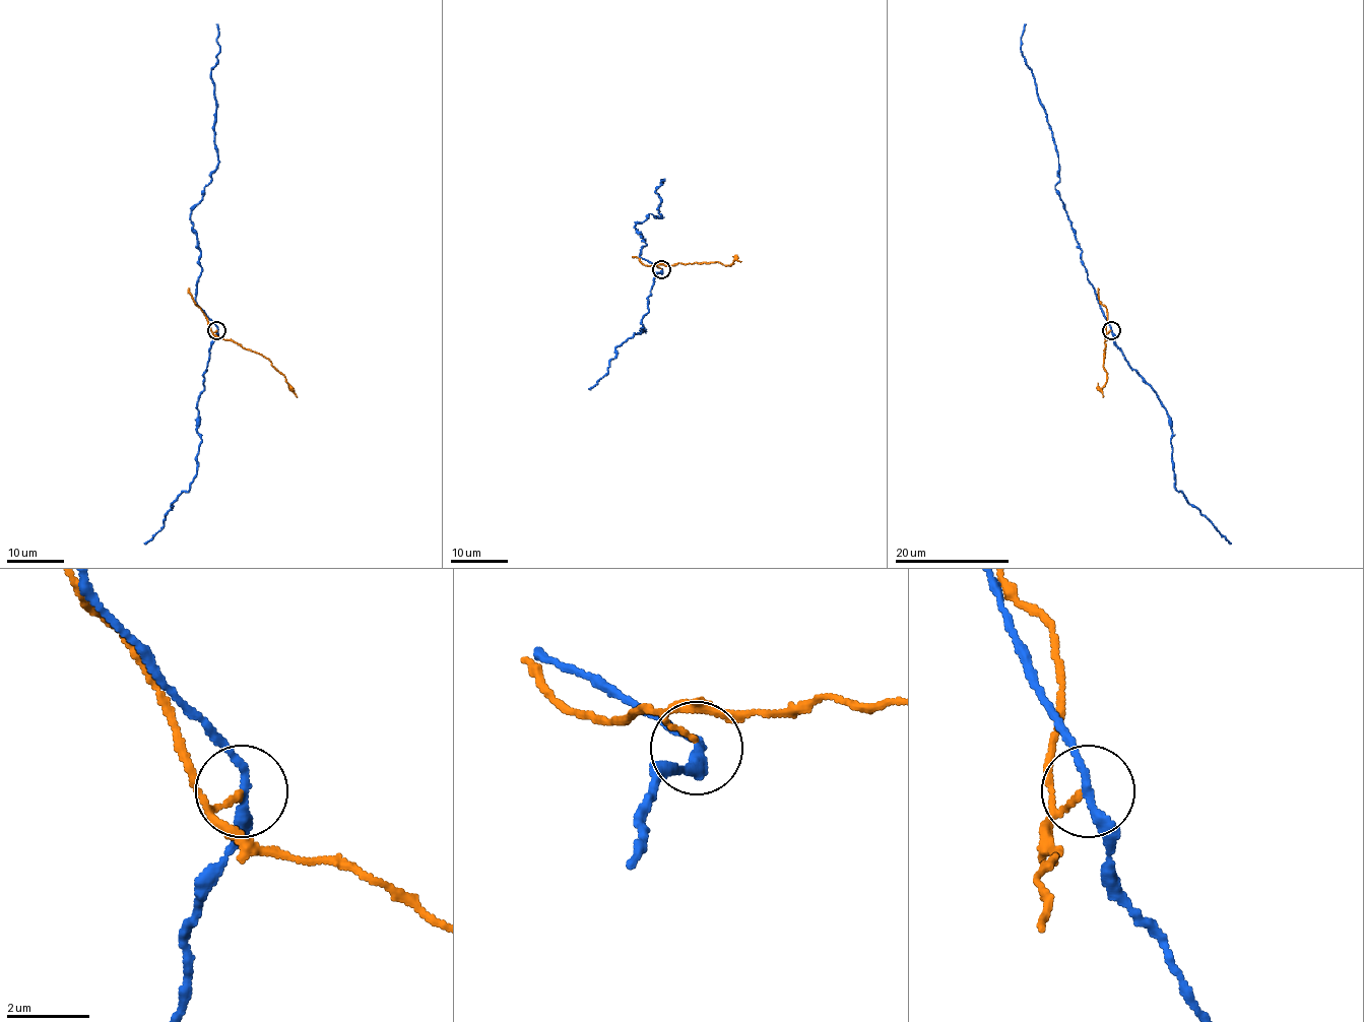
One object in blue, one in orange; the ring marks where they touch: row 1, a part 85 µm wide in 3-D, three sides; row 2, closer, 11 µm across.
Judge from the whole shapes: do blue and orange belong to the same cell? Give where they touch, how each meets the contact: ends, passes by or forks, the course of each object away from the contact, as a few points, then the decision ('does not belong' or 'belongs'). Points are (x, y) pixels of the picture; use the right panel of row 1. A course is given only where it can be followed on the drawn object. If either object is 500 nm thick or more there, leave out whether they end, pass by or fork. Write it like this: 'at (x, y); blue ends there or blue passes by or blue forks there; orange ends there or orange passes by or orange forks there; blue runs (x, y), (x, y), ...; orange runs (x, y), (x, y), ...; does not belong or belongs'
at (1111, 330); blue passes by; orange ends there; blue runs (1111, 329), (1054, 187), (1060, 179), (1051, 128), (1033, 73), (1020, 52), (1026, 24); orange runs (1110, 329), (1104, 348), (1103, 396); does not belong

